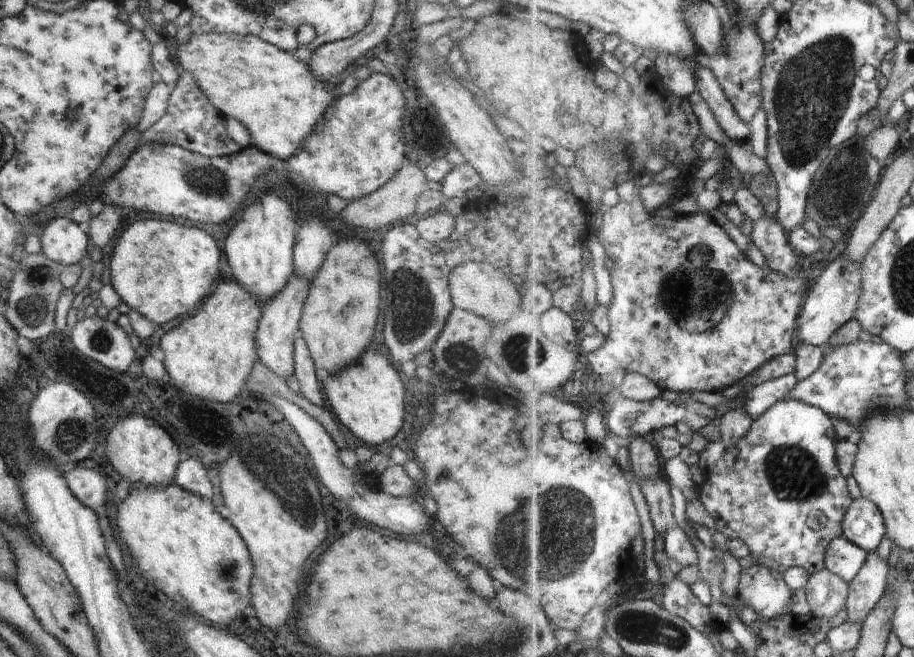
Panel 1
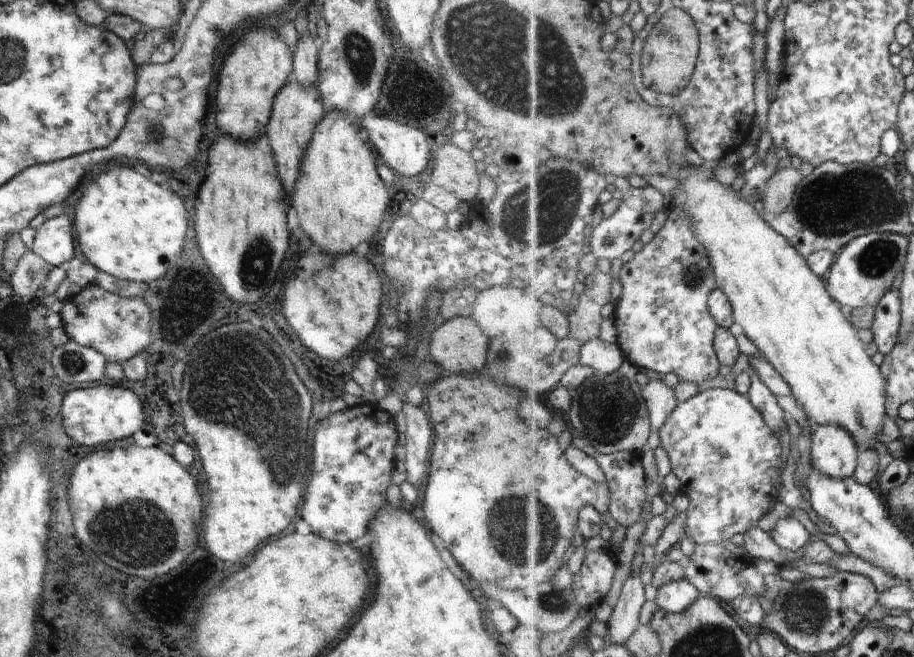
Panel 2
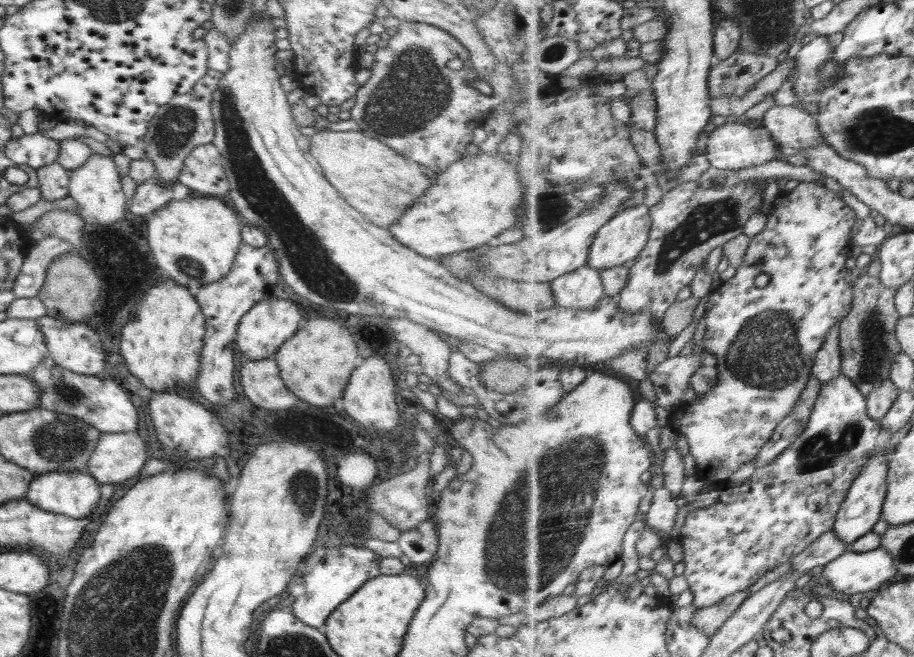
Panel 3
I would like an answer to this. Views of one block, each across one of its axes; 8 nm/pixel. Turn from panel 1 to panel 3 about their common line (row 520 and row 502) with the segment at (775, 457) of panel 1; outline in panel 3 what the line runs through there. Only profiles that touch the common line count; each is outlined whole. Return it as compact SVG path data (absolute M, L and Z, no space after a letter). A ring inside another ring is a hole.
M844 374L839 377L834 377L828 384L823 386L821 390L818 404L814 409L809 422L808 428L802 433L802 436L790 446L778 459L772 462L772 465L766 466L766 469L756 469L755 474L750 477L740 488L738 486L730 486L730 488L723 491L722 497L716 504L709 508L693 510L692 514L688 516L688 522L684 526L684 530L679 538L683 545L684 559L686 564L686 571L684 574L691 586L691 591L695 596L694 606L698 609L709 608L716 604L722 603L722 600L729 599L730 596L748 590L755 582L758 582L766 572L770 572L774 566L780 566L787 560L792 562L794 558L801 555L807 548L812 547L830 530L834 530L838 521L838 514L841 512L842 506L845 504L847 498L851 494L856 480L862 476L862 472L866 470L866 466L870 466L870 460L874 456L874 450L878 448L880 436L882 436L883 428L882 422L869 413L869 400L867 396L861 391L855 380Z

